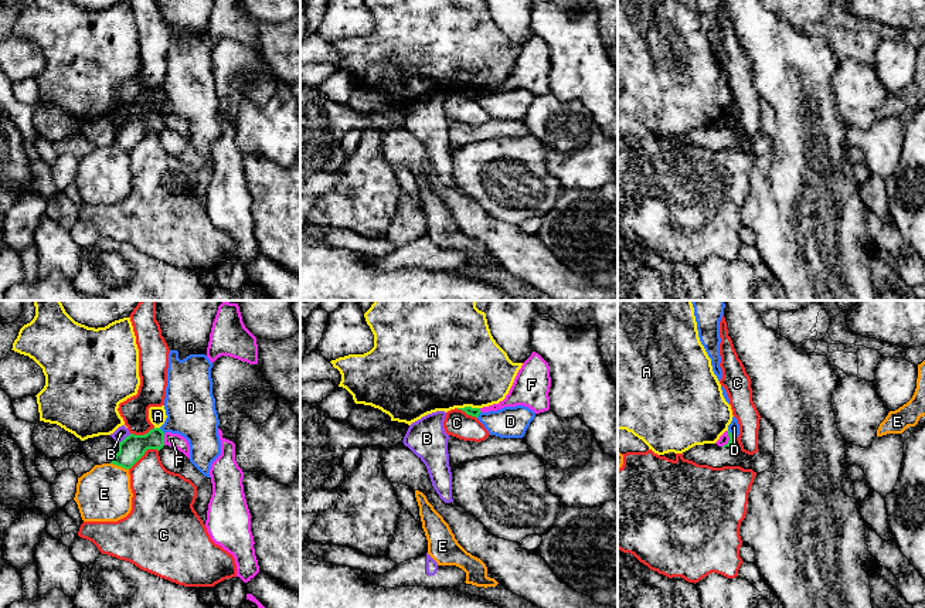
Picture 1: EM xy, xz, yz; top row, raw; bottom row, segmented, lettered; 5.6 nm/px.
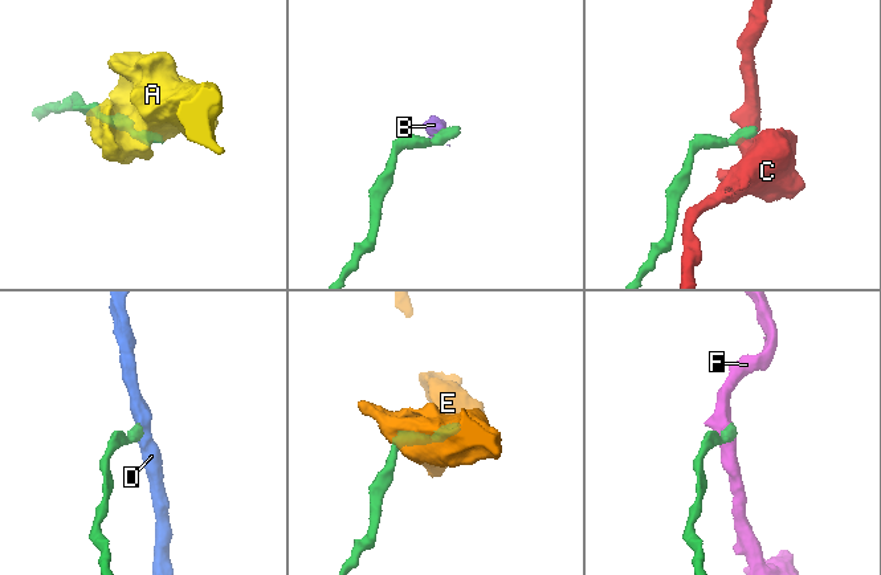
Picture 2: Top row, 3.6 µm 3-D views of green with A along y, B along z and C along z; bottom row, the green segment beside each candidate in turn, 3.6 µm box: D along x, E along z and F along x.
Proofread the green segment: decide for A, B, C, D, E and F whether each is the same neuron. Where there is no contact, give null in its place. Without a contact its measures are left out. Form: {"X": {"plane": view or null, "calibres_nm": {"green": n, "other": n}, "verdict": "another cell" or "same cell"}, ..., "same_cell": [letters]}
{"A": {"plane": "xz", "calibres_nm": {"green": 50, "other": 480}, "verdict": "another cell"}, "B": {"plane": "xy", "calibres_nm": {"green": 150, "other": 70}, "verdict": "another cell"}, "C": {"plane": "xy", "calibres_nm": {"green": 150, "other": 300}, "verdict": "another cell"}, "D": {"plane": "xz", "calibres_nm": {"green": 50, "other": 180}, "verdict": "another cell"}, "E": {"plane": "xy", "calibres_nm": {"green": 150, "other": 320}, "verdict": "another cell"}, "F": {"plane": "xy", "calibres_nm": {"green": 150, "other": 80}, "verdict": "another cell"}, "same_cell": []}

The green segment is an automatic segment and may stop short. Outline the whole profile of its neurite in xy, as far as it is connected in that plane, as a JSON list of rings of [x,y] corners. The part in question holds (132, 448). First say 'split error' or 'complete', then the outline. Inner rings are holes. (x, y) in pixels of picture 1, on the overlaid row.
complete; [[[153,428],[144,435],[130,434],[119,442],[119,452],[110,463],[130,469],[147,449],[160,451],[164,446],[164,432]]]

